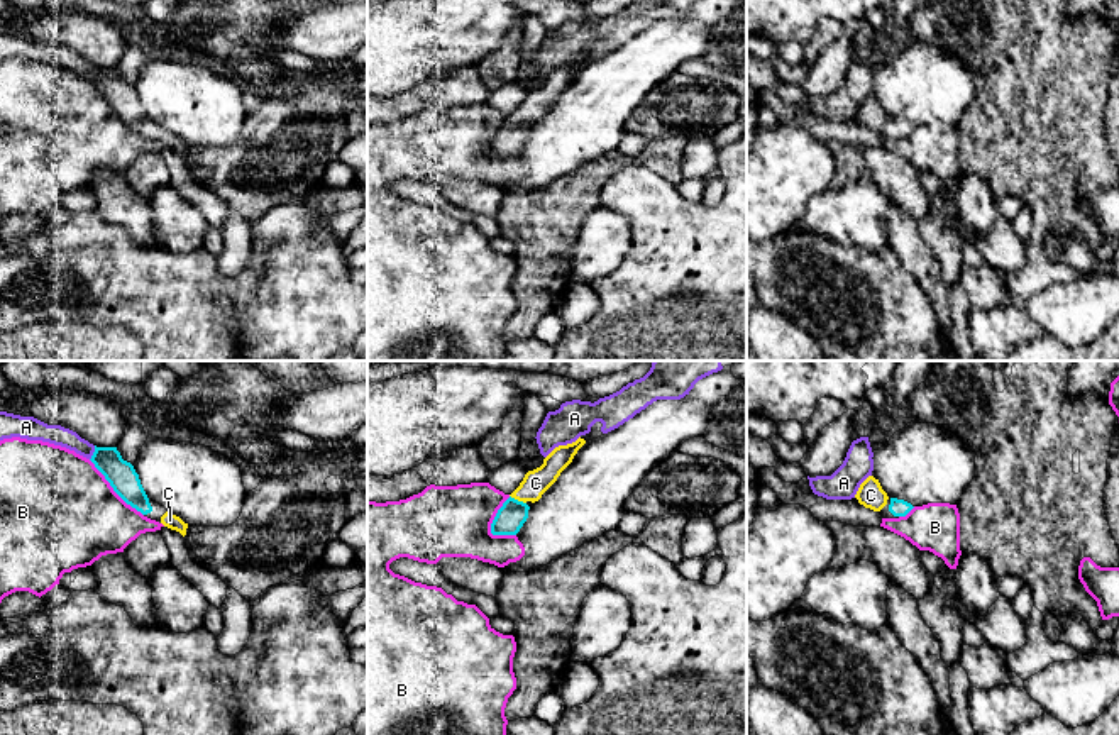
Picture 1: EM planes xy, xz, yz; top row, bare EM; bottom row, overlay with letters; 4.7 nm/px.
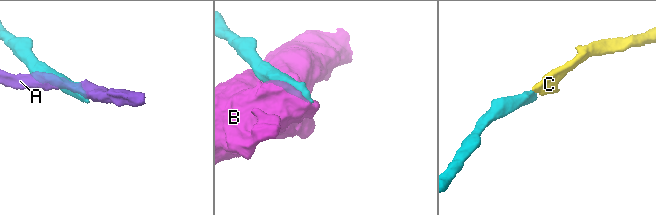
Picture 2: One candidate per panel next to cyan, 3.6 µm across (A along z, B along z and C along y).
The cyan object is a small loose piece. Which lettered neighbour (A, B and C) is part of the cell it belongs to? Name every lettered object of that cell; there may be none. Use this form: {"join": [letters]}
{"join": ["C"]}

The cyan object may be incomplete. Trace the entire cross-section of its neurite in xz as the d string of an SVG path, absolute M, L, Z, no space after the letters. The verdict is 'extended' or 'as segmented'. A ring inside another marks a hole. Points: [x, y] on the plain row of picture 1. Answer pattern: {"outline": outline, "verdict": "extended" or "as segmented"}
{"outline": "M579 58L572 64L559 66L543 80L540 88L528 91L520 107L498 130L491 144L491 154L516 156L528 139L530 127L526 124L535 124L542 119L584 64L586 61Z", "verdict": "extended"}

